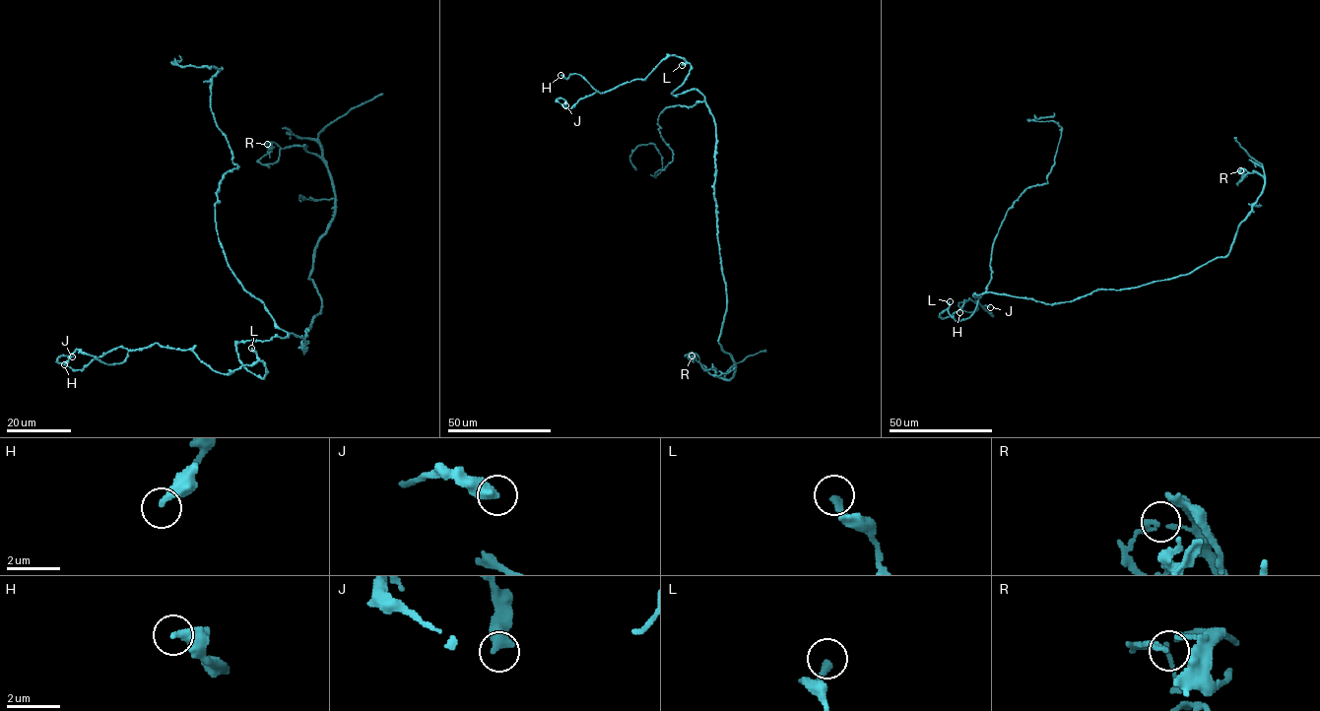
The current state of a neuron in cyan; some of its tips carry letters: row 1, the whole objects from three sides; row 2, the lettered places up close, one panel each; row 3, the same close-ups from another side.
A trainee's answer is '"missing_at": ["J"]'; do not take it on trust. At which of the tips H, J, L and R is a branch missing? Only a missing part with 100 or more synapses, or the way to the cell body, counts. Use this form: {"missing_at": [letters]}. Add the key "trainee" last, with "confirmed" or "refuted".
{"missing_at": [], "trainee": "refuted"}

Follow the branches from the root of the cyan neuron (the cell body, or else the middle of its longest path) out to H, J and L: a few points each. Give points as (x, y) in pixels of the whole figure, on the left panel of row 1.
H: (303, 352), (294, 334), (238, 343), (263, 378), (262, 361), (221, 373), (157, 343), (64, 364)
J: (303, 352), (294, 334), (238, 343), (263, 378), (262, 361), (221, 373), (157, 343), (72, 356)
L: (303, 352), (305, 341), (294, 334), (238, 343), (239, 360), (262, 378), (264, 364), (251, 348)

